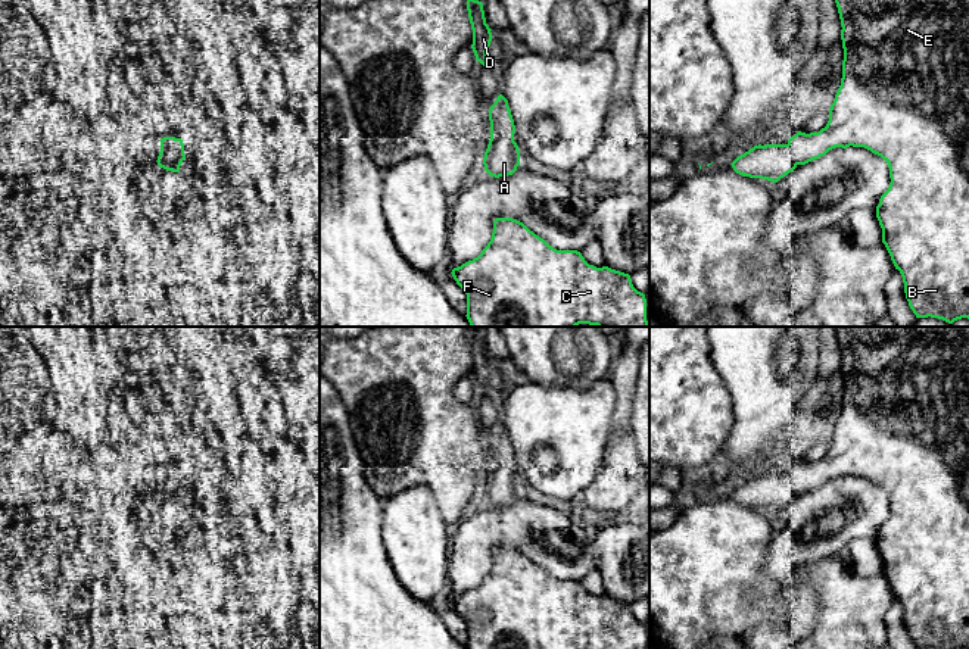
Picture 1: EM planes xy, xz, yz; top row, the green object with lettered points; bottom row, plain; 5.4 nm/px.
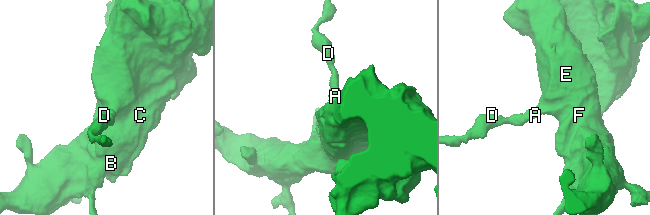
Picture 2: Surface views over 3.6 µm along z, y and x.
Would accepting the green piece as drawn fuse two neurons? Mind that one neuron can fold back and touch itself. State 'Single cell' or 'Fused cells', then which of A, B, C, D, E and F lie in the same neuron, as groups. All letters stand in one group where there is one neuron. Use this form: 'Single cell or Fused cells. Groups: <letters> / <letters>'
Single cell. Groups: A B C D E F

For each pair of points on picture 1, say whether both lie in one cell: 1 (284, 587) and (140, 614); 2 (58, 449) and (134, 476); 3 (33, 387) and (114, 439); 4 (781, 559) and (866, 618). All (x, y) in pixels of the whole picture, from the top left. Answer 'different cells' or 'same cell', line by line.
1: different cells
2: same cell
3: different cells
4: different cells

